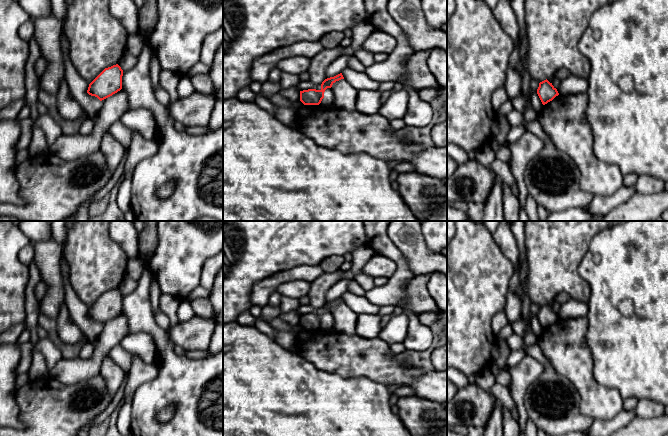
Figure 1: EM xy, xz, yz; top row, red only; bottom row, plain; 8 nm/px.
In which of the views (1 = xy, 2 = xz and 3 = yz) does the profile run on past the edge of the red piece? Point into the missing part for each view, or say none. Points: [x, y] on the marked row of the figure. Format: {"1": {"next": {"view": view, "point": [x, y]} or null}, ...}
{"1": {"next": null}, "2": {"next": null}, "3": {"next": null}}

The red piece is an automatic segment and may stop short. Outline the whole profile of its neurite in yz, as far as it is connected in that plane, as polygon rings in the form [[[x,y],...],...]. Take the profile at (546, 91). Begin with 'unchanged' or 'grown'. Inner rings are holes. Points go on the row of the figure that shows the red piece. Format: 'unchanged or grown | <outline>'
unchanged | [[[547,79],[539,83],[537,94],[543,105],[552,101],[559,95],[557,89]]]

